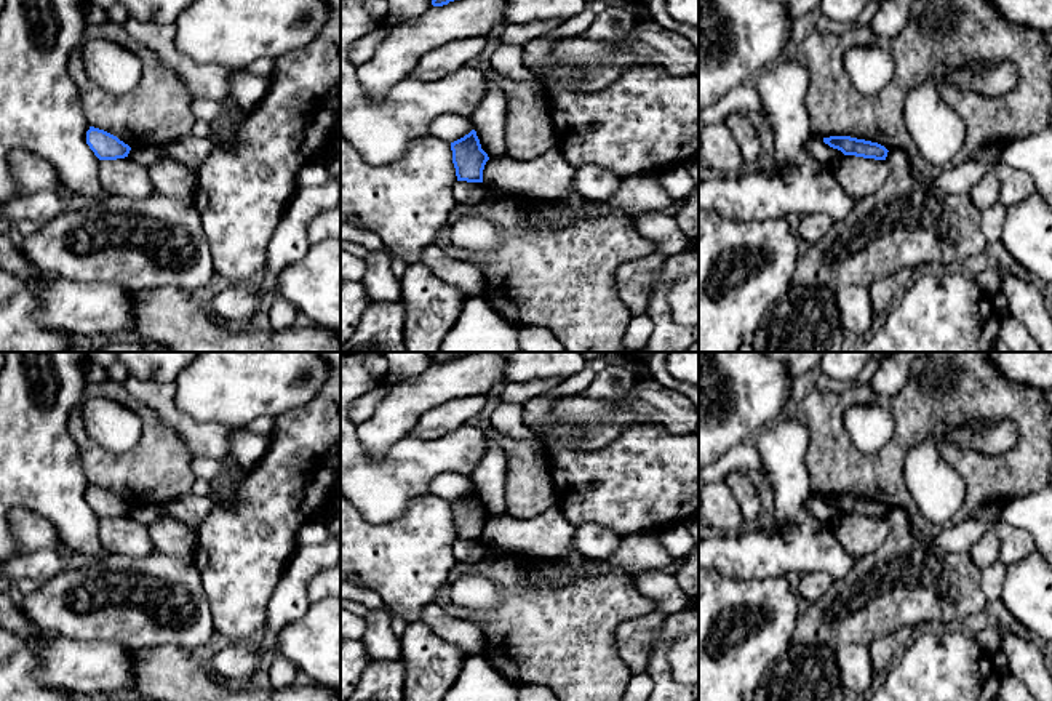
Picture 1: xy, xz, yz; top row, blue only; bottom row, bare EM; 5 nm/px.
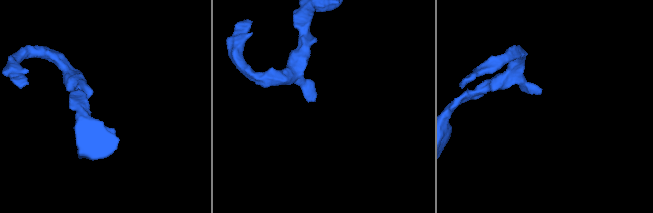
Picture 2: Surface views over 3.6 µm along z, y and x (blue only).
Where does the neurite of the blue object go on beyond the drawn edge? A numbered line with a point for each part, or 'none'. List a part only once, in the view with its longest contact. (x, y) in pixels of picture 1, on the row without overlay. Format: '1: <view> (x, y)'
none

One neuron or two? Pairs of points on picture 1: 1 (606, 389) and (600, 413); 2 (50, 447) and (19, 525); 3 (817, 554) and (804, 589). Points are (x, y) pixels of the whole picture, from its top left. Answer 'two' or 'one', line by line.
1: two
2: two
3: two

